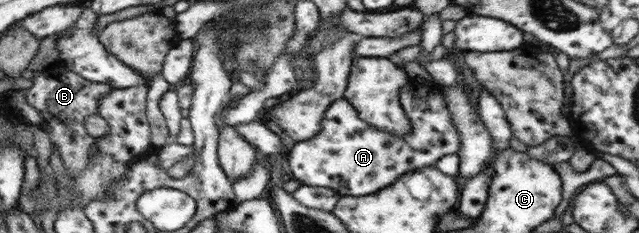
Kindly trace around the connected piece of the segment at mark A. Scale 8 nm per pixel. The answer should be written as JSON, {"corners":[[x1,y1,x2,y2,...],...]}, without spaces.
{"corners":[[409,77,408,84,401,87,400,103,410,120,410,132,401,136,385,133,380,129,374,129,373,126,366,125,366,122,358,117,357,110,349,104,347,99,338,98,325,111,321,132,315,138,297,141,291,149,288,160,293,176,297,180,301,180,303,185,332,188,340,196,365,196,392,185,400,176,408,172,435,165,442,156,457,153,461,147,461,140,453,126,454,122,450,117,446,96,439,90,444,90,444,86,423,84]]}

